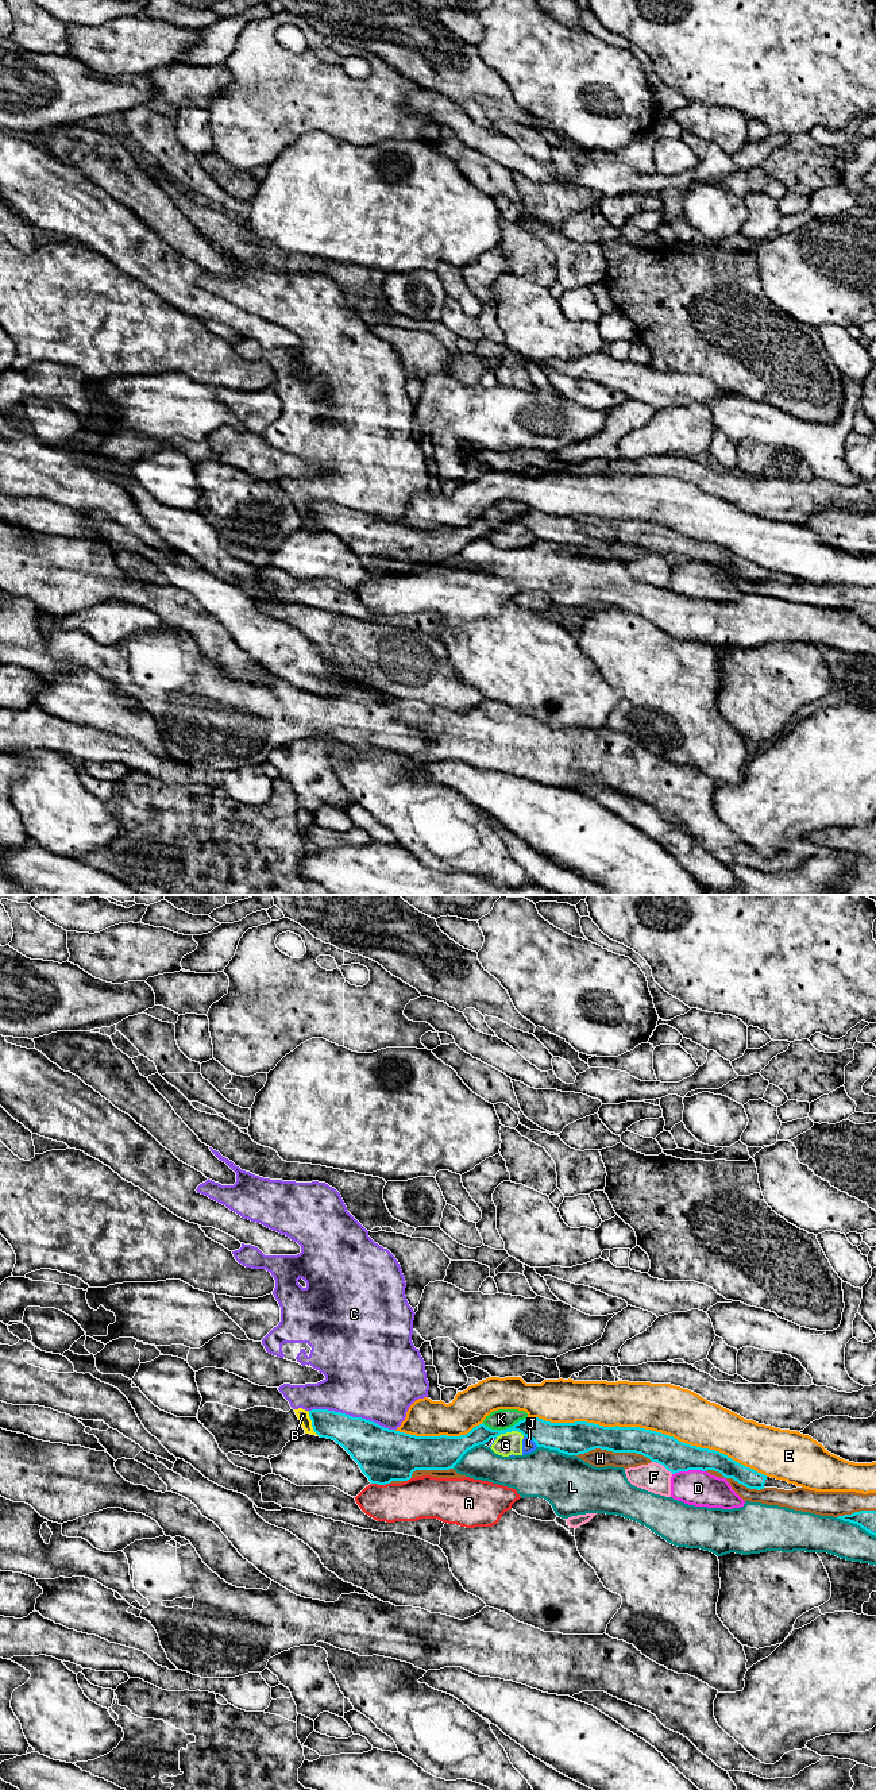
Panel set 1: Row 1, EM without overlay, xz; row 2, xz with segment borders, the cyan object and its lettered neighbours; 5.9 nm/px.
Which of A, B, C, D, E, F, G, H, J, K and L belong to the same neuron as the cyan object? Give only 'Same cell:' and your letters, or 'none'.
Same cell: none

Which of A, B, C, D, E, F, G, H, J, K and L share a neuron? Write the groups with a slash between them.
A / B C / D / E / F / G J / H / K / L

